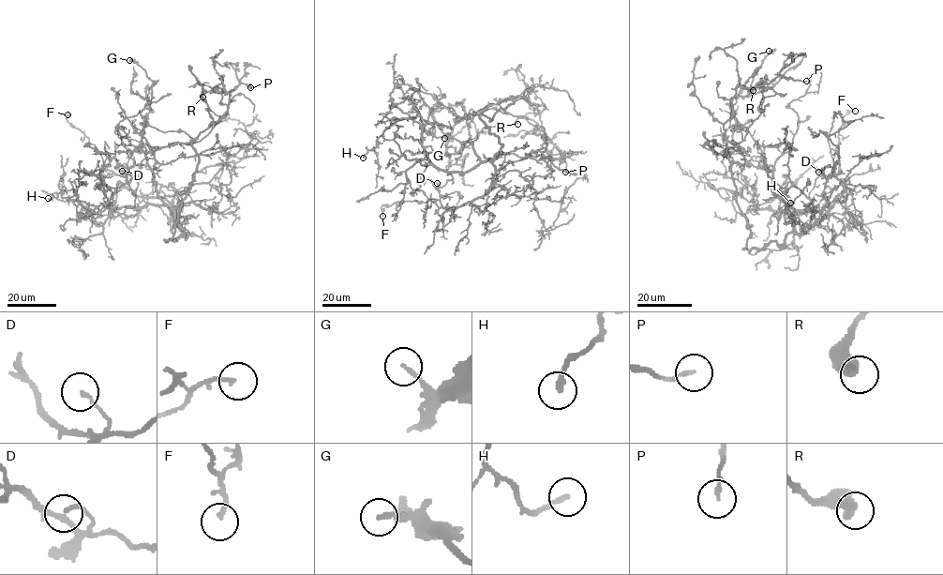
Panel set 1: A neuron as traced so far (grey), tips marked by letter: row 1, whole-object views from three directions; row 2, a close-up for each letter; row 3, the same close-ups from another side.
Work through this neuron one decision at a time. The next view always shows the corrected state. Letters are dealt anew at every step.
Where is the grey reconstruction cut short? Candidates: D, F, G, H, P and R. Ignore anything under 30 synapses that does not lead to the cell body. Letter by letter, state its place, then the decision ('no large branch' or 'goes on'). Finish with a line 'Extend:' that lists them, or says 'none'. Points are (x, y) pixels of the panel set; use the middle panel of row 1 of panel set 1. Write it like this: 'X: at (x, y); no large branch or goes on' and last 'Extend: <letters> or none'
D: at (437, 183); no large branch
F: at (382, 216); no large branch
G: at (444, 138); no large branch
H: at (363, 158); no large branch
P: at (565, 172); no large branch
R: at (517, 124); no large branch
Extend: none

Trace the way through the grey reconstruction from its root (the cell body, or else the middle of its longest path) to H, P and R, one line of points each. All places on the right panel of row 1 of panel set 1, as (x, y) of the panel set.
H: (745, 249), (771, 241), (781, 248), (792, 216), (807, 209), (748, 208), (778, 196), (790, 203)
P: (745, 249), (750, 229), (737, 203), (723, 129), (732, 98), (739, 86), (757, 87), (778, 76), (806, 81)
R: (745, 249), (750, 229), (737, 203), (723, 125), (731, 117), (732, 98), (736, 88), (744, 84), (753, 90)

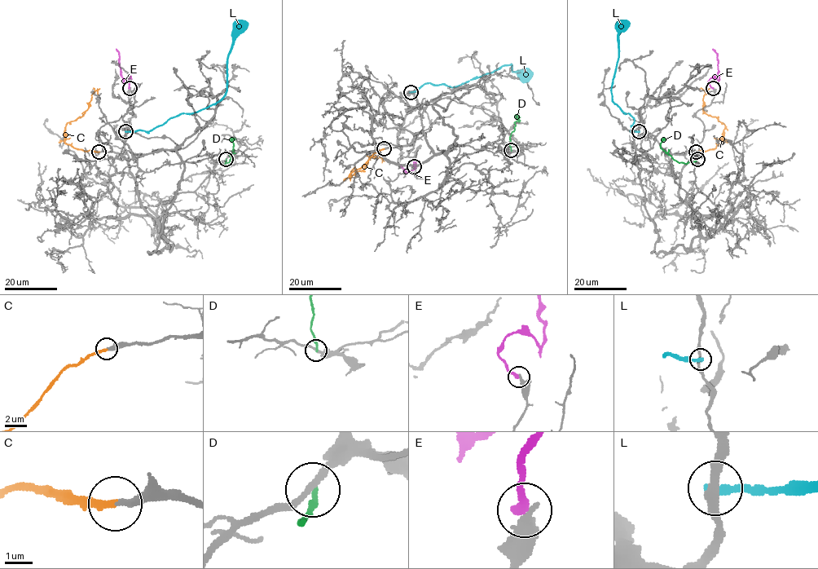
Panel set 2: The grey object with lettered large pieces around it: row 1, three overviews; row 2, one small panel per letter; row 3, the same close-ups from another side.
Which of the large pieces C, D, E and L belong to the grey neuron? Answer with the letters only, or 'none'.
C

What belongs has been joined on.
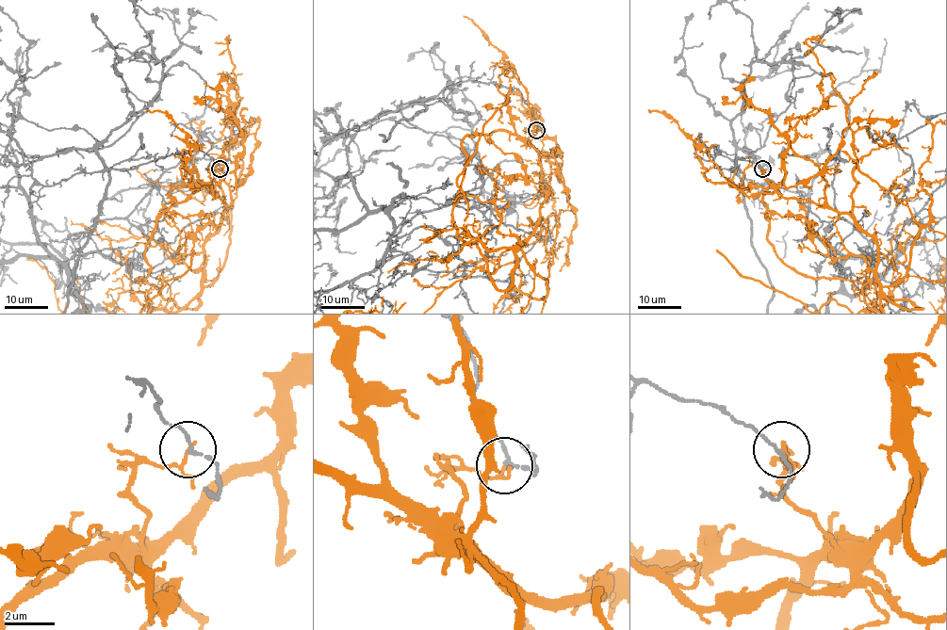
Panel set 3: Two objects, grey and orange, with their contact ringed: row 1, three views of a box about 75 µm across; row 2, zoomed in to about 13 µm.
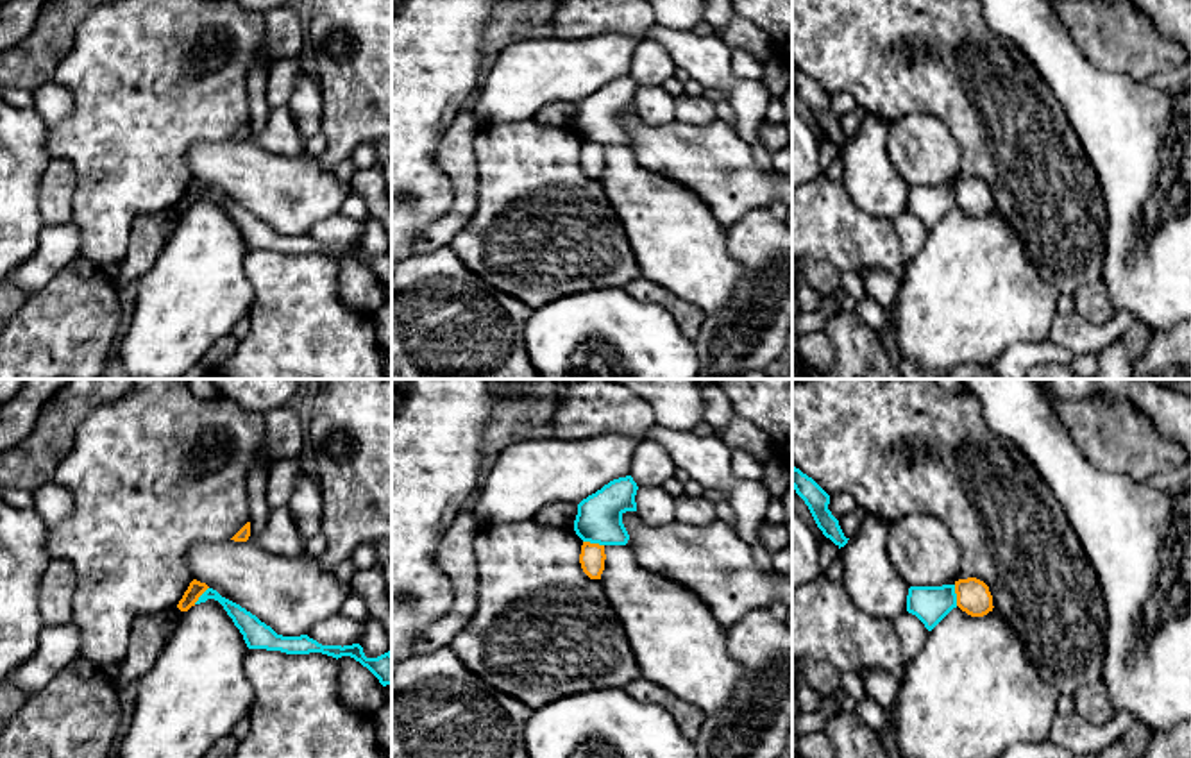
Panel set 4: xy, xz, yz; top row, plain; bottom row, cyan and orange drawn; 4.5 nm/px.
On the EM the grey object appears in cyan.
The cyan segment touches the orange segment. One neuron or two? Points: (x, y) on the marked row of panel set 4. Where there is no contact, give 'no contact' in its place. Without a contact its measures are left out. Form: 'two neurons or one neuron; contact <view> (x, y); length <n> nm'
two neurons; contact xz (594, 542); length 100 nm

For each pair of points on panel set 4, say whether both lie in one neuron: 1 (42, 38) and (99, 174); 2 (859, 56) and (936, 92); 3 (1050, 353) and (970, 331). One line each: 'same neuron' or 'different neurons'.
1: different neurons
2: same neuron
3: different neurons

